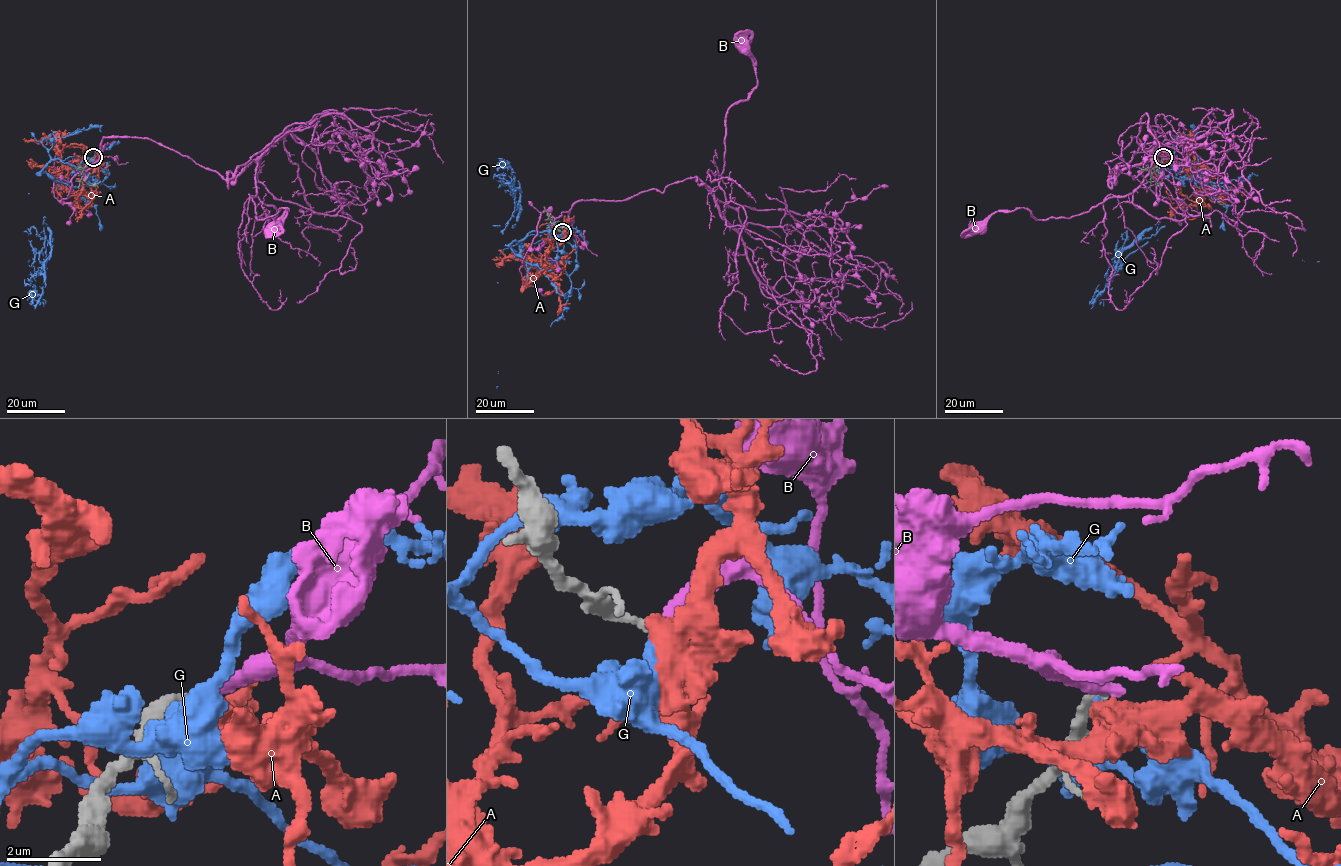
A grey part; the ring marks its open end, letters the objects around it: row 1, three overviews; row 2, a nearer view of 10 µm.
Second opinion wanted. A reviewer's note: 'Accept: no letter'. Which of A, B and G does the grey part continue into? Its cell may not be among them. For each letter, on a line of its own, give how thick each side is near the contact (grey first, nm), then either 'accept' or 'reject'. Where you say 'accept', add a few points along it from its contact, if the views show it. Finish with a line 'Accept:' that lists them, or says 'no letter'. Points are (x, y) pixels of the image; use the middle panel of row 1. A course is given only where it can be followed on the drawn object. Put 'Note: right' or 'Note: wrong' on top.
Note: right
A: 240/460 nm | reject
B: 180/320 nm | reject
G: 200/180 nm | reject
Accept: no letter

